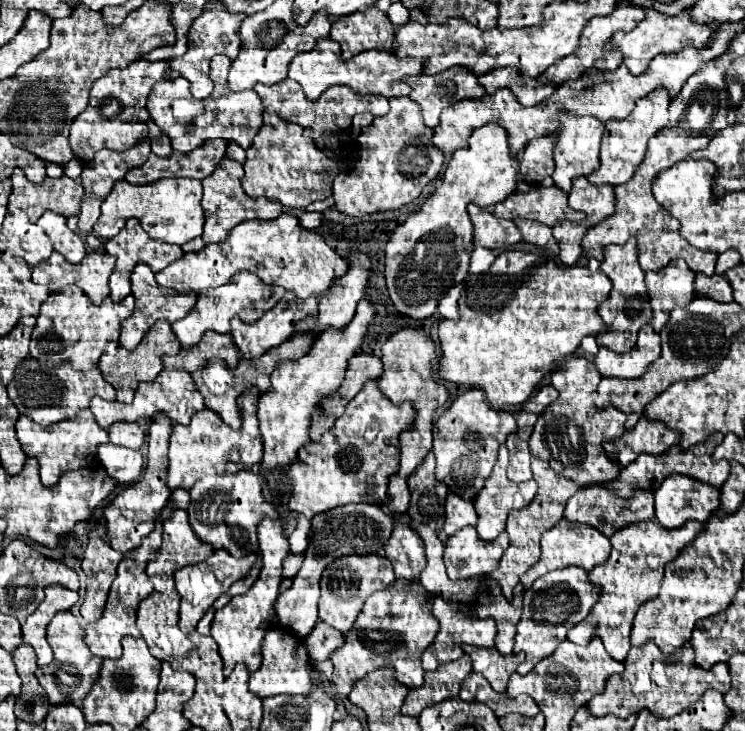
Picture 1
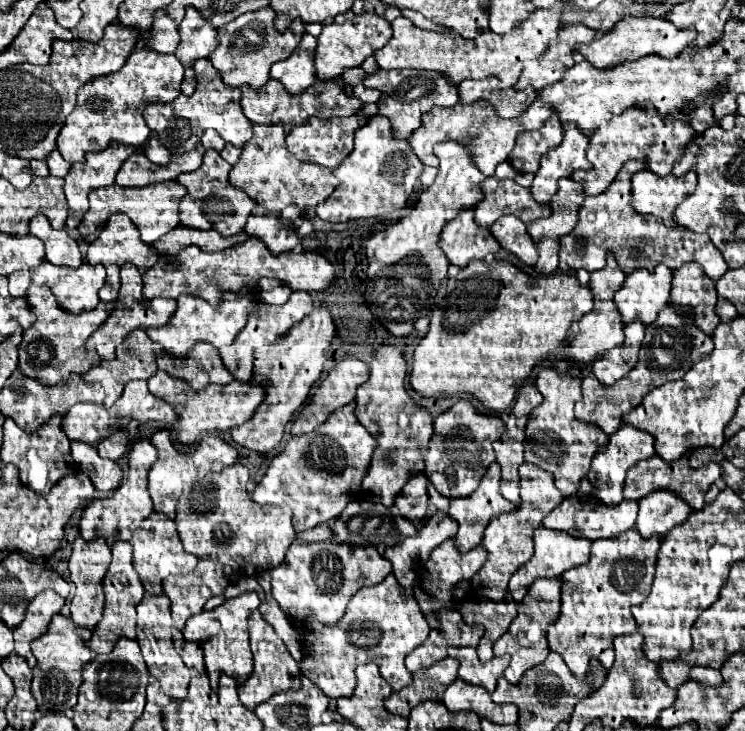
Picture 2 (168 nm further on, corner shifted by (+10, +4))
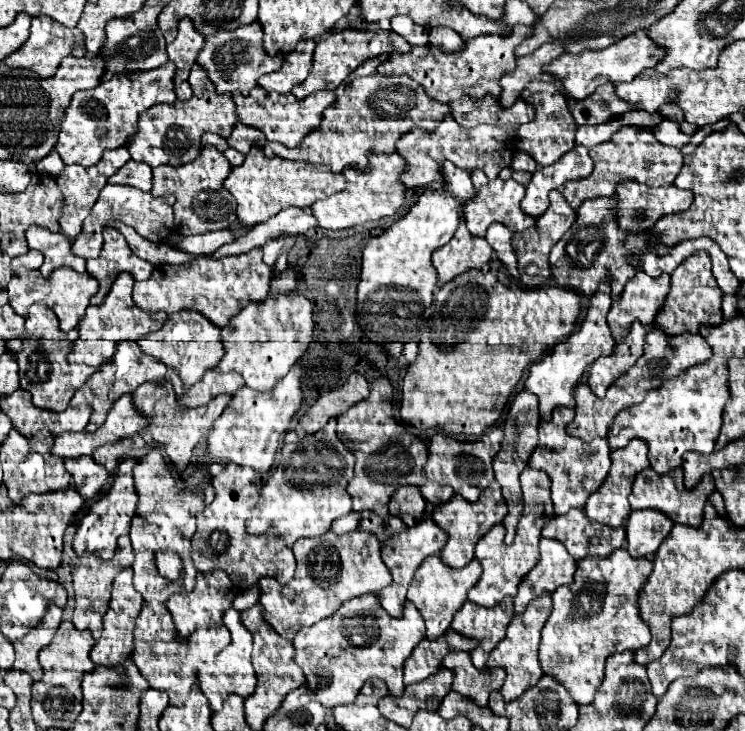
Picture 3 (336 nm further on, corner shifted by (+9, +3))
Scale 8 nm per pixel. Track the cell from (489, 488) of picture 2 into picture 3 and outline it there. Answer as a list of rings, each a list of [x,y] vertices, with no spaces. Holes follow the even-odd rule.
[[[494,481],[488,489],[485,489],[476,502],[468,502],[461,495],[453,495],[448,503],[436,507],[432,513],[432,519],[450,533],[450,539],[440,555],[442,561],[446,561],[446,565],[456,567],[456,569],[468,565],[474,559],[474,547],[480,541],[480,537],[486,535],[488,529],[494,527],[496,523],[502,523],[506,513],[508,513],[508,507],[502,499],[498,481]]]

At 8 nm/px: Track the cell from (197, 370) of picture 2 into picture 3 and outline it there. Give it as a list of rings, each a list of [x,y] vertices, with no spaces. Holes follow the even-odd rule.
[[[218,367],[208,369],[202,377],[202,381],[198,381],[196,385],[192,385],[190,389],[182,387],[180,377],[176,375],[176,371],[170,373],[170,381],[174,385],[174,391],[178,395],[178,399],[182,401],[182,405],[186,407],[194,407],[194,405],[206,405],[206,401],[210,401],[212,397],[220,395],[220,393],[228,393],[234,395],[242,385],[242,375],[240,373],[222,373]]]

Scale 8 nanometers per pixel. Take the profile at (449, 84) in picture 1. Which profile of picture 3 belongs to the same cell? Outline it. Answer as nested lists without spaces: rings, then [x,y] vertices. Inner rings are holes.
[[[380,75],[354,79],[348,87],[336,91],[338,105],[326,109],[322,125],[304,137],[302,151],[304,161],[312,165],[330,167],[332,173],[340,173],[344,167],[356,165],[364,169],[368,165],[368,153],[394,153],[396,141],[402,133],[420,127],[436,129],[446,113],[448,103],[440,103],[426,95],[426,89],[408,75]]]

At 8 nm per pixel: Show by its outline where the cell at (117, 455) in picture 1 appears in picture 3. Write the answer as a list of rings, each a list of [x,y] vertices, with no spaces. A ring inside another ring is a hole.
[[[86,455],[76,459],[66,459],[66,471],[72,475],[72,483],[78,485],[78,491],[86,499],[98,497],[102,493],[102,487],[108,481],[106,467]]]

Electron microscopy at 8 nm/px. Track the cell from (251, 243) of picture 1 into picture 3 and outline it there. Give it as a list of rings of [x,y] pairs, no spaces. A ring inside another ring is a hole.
[[[260,249],[242,255],[230,255],[222,259],[196,257],[186,265],[158,265],[146,281],[134,283],[134,303],[142,311],[166,311],[176,313],[182,309],[194,309],[224,327],[230,317],[238,315],[248,303],[268,297],[270,267],[264,263]]]

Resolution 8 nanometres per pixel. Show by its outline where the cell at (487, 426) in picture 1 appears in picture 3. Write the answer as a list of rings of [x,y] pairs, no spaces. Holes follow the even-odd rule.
[[[436,433],[430,439],[428,463],[424,467],[424,473],[430,481],[436,481],[440,485],[450,485],[458,495],[466,497],[466,501],[476,501],[480,493],[494,481],[492,461],[498,455],[498,449],[500,449],[500,443],[494,439],[458,441],[448,435]]]

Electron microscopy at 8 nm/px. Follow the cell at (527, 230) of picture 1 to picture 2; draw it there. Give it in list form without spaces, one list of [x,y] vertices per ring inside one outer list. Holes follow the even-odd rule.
[[[501,216],[489,232],[499,240],[499,244],[513,252],[525,266],[533,266],[537,262],[537,248],[529,238],[525,224],[517,220],[517,216]]]

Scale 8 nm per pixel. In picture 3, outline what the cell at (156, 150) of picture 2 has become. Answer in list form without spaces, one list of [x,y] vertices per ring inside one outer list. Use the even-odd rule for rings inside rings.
[[[204,147],[202,153],[186,165],[160,165],[154,173],[154,195],[176,195],[174,203],[174,227],[182,235],[200,235],[206,231],[218,231],[234,221],[234,201],[228,189],[224,189],[224,179],[230,175],[230,163],[226,157],[214,149]],[[180,179],[180,181],[178,181]],[[184,215],[184,219],[182,219]]]

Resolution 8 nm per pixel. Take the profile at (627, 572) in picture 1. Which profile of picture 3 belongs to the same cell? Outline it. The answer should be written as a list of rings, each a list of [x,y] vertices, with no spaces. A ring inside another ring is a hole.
[[[620,547],[608,557],[584,557],[576,567],[574,583],[552,593],[554,611],[542,629],[540,665],[546,675],[558,677],[566,685],[578,705],[588,705],[594,699],[604,679],[604,663],[612,653],[650,643],[650,629],[640,617],[638,595],[652,569],[650,559],[634,559]]]

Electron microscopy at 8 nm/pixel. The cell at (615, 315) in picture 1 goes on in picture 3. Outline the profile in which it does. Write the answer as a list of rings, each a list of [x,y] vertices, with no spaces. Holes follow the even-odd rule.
[[[602,281],[600,287],[596,289],[596,293],[590,299],[590,309],[582,321],[582,327],[572,333],[568,337],[568,341],[560,343],[554,347],[554,351],[550,355],[546,355],[542,361],[534,363],[530,367],[530,377],[526,379],[526,389],[530,393],[536,393],[538,401],[540,401],[540,417],[548,419],[550,413],[556,407],[574,407],[574,387],[580,381],[580,377],[584,375],[584,371],[598,359],[598,357],[608,357],[614,353],[616,341],[612,337],[612,331],[606,323],[606,315],[610,309],[612,297],[610,297],[610,283]]]

